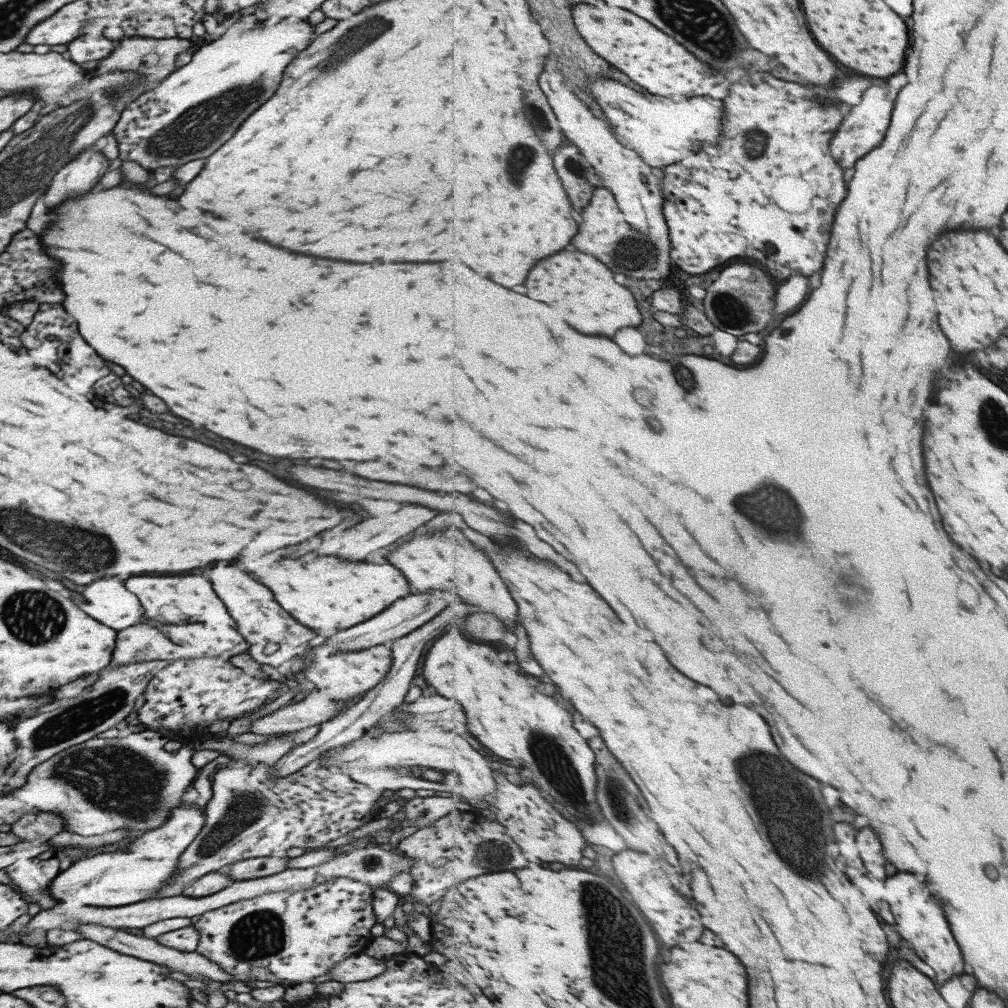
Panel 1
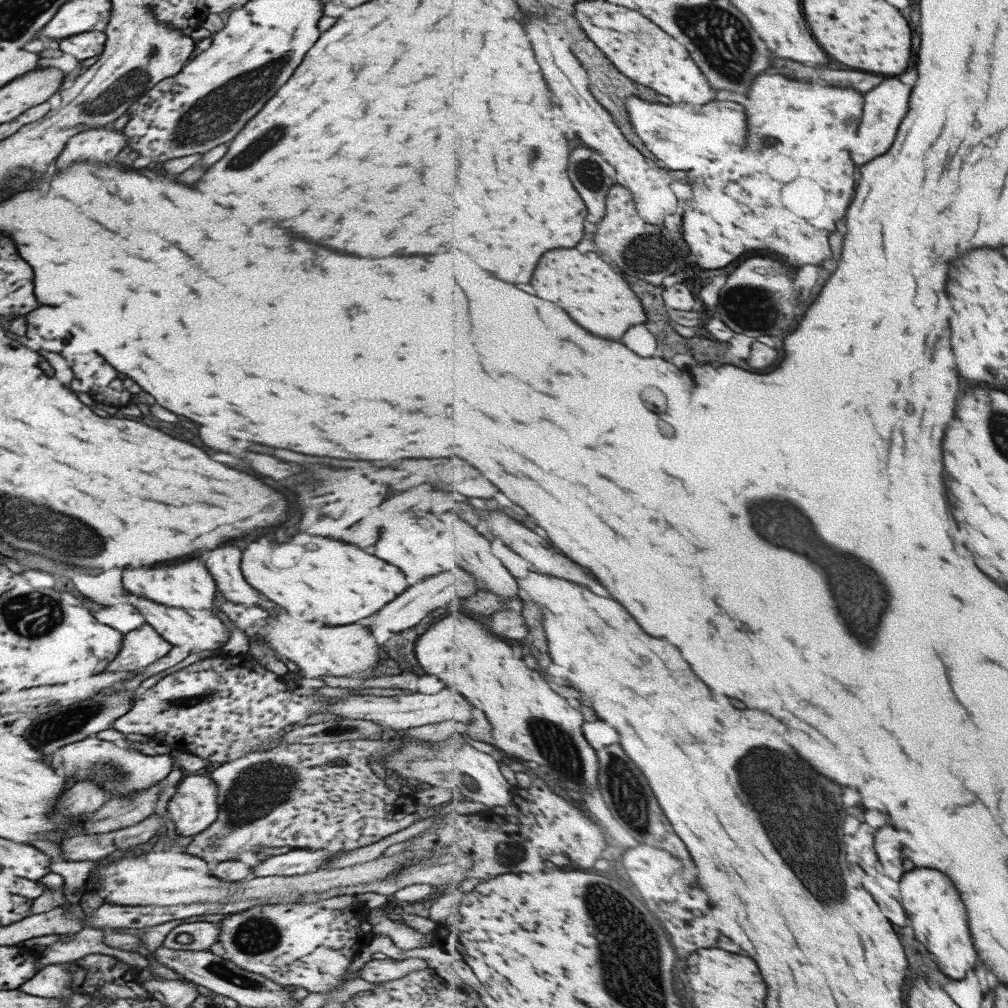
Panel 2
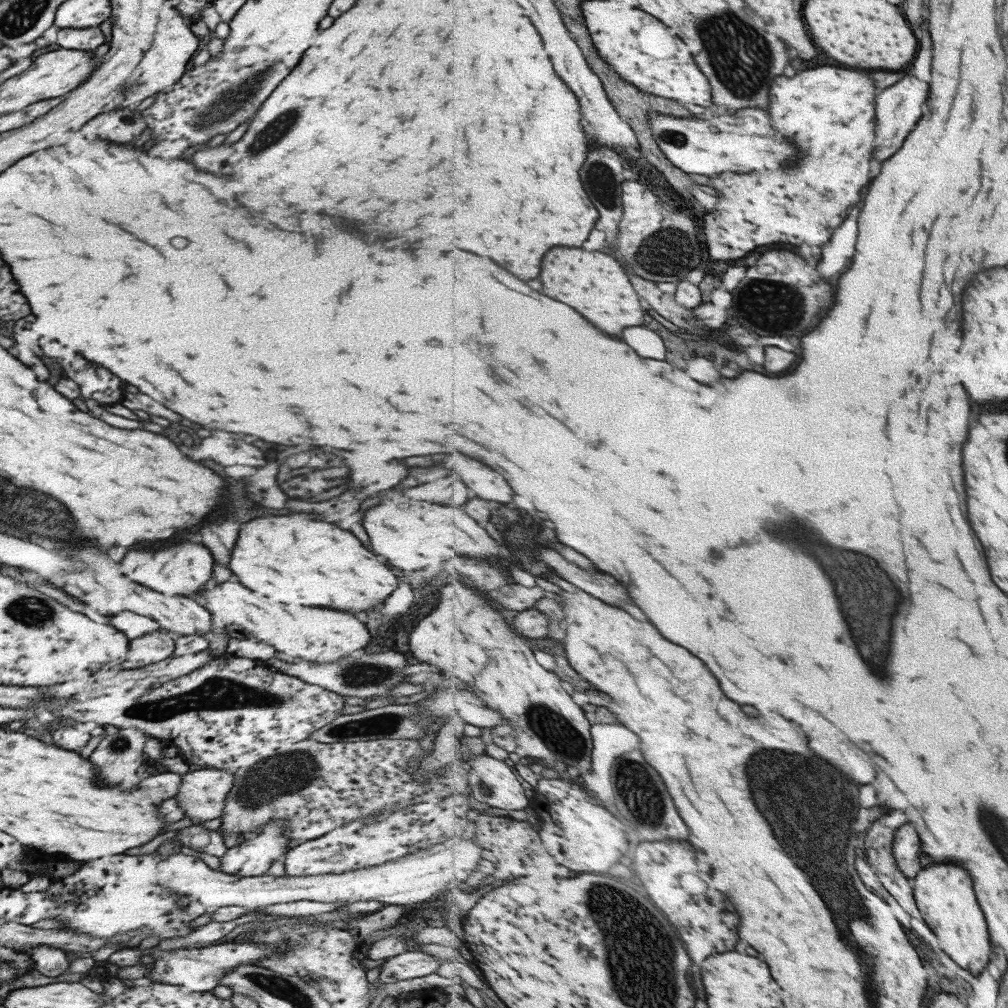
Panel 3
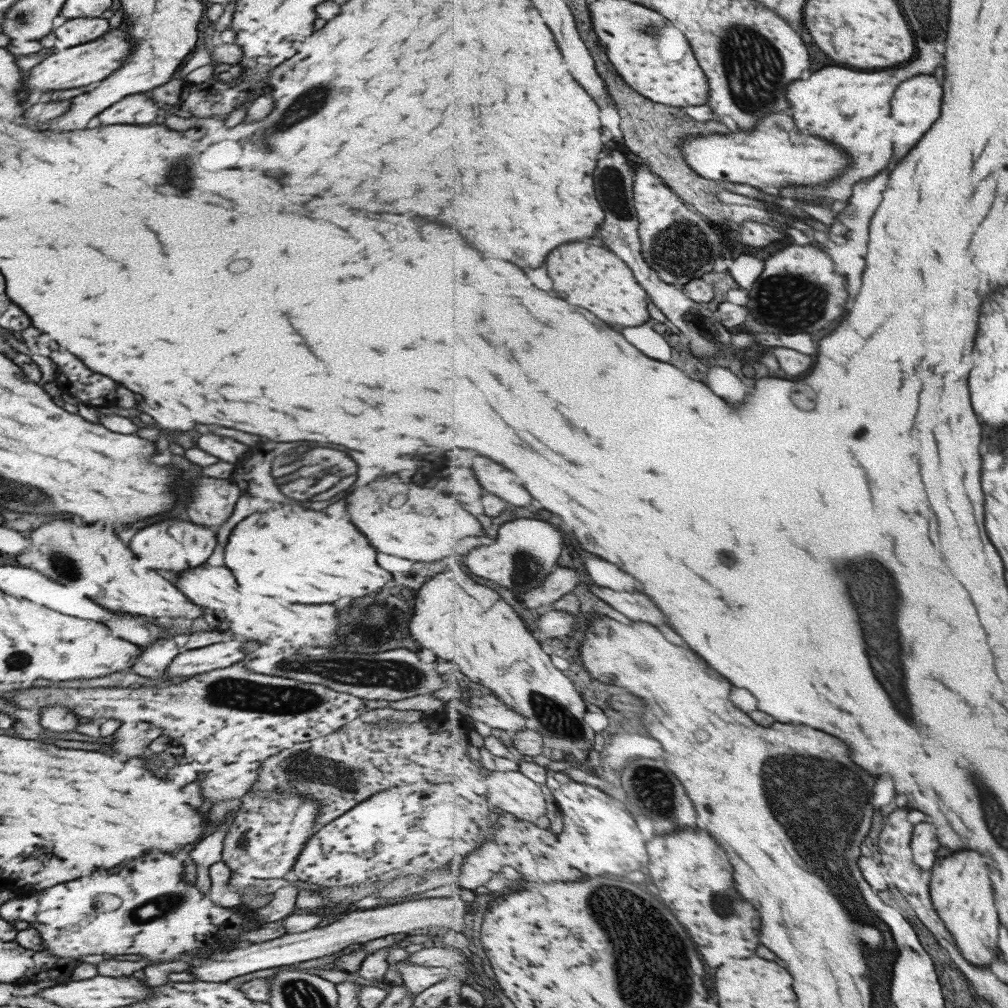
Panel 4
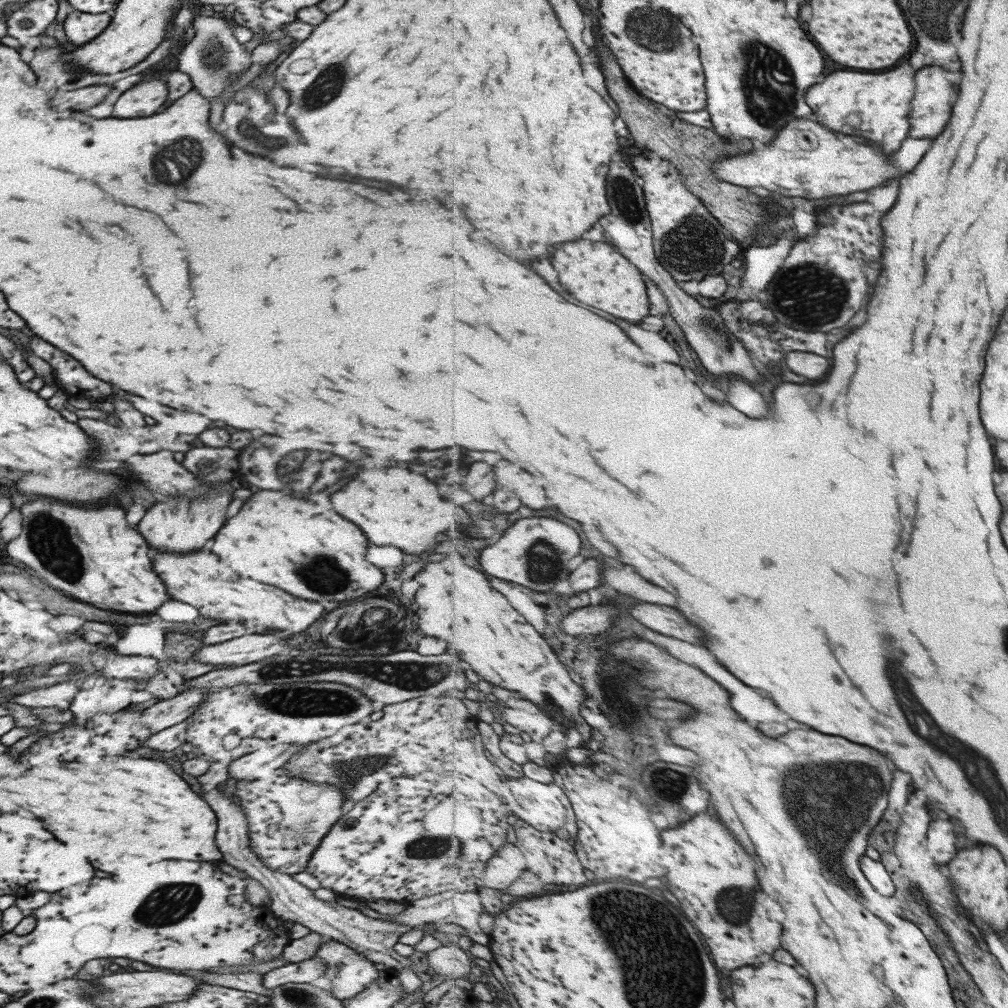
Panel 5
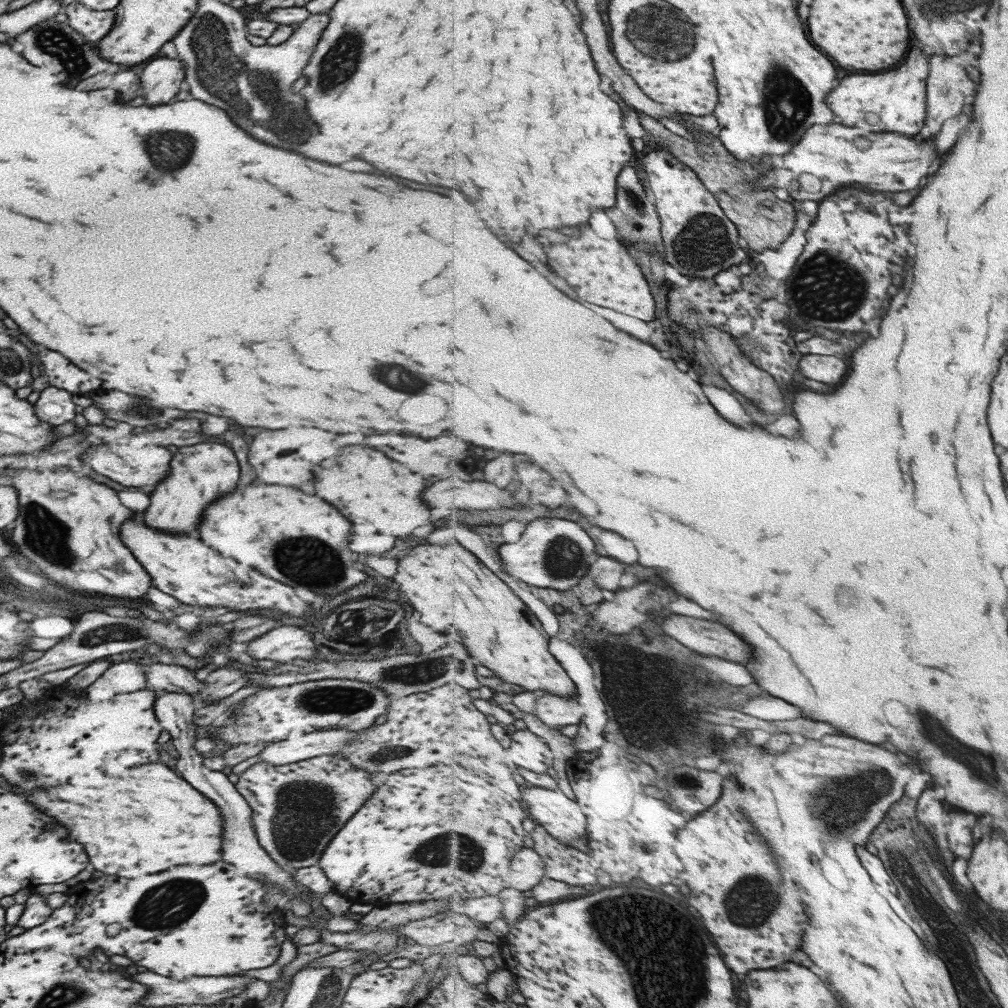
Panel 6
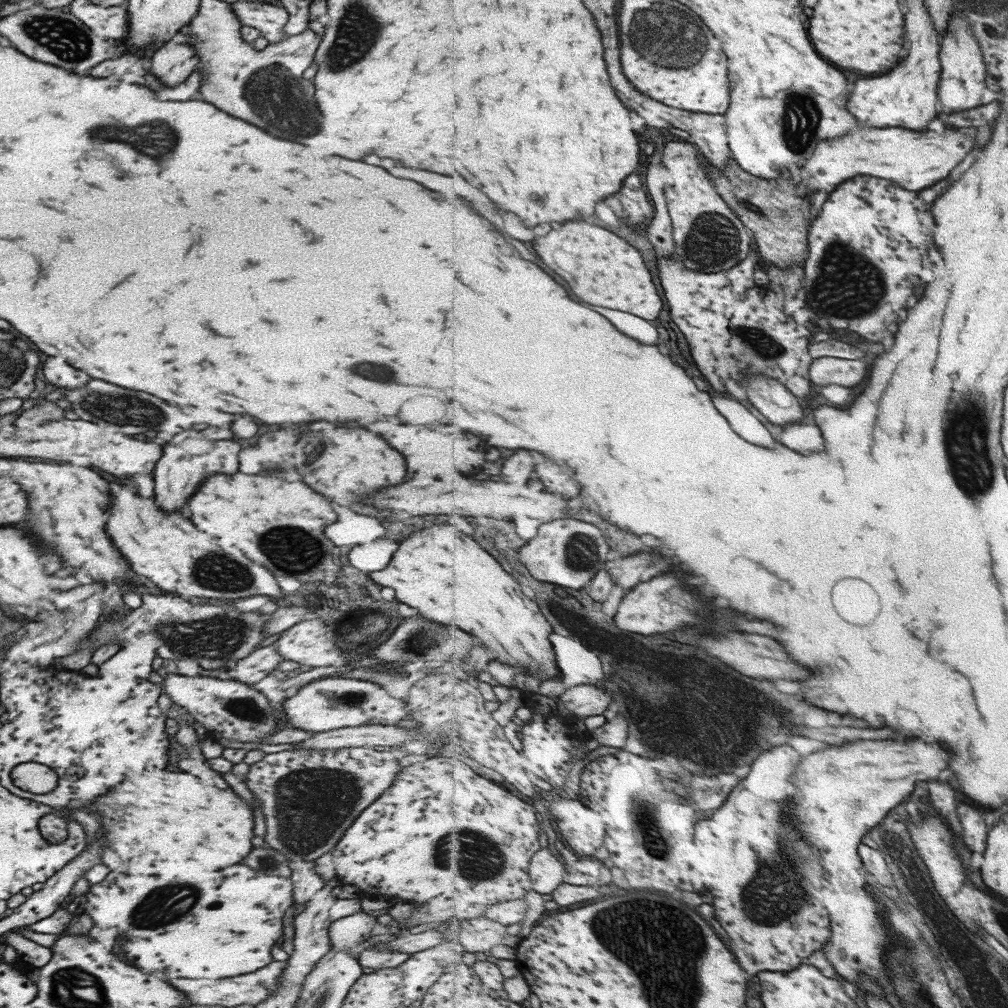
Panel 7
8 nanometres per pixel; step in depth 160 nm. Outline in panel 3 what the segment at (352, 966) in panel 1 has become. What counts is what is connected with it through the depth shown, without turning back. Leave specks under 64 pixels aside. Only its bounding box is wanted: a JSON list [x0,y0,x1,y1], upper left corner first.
[377,950,439,984]

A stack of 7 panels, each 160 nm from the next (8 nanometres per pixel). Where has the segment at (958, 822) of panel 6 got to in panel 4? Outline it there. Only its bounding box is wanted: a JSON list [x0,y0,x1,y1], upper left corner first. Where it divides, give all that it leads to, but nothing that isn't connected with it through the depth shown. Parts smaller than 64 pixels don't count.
[911,822,941,870]

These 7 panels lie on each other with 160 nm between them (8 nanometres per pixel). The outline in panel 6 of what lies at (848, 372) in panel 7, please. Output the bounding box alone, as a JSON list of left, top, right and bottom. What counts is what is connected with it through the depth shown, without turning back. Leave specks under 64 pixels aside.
[799,354,849,384]

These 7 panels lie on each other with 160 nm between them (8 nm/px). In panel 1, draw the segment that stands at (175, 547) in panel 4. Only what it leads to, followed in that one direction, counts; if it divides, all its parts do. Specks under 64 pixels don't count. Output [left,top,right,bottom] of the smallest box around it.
[123,574,237,632]

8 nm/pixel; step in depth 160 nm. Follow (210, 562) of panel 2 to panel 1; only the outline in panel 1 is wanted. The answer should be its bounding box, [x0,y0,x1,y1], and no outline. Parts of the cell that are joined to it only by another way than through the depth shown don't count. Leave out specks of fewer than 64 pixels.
[207,562,316,668]

